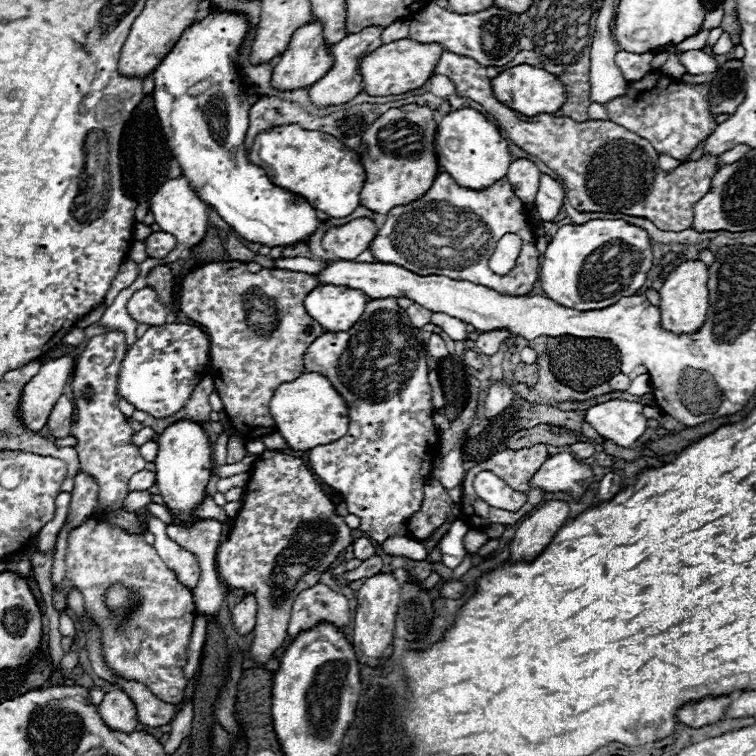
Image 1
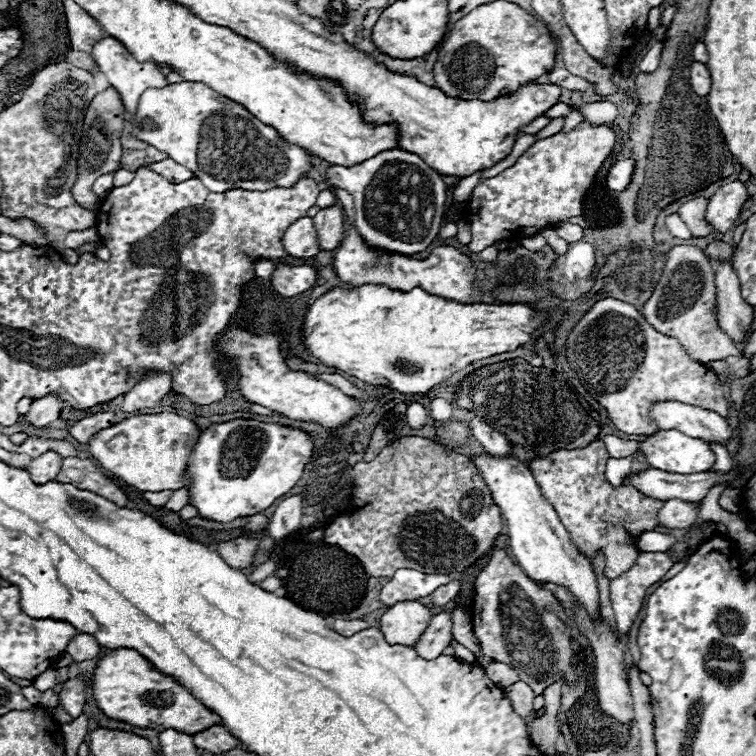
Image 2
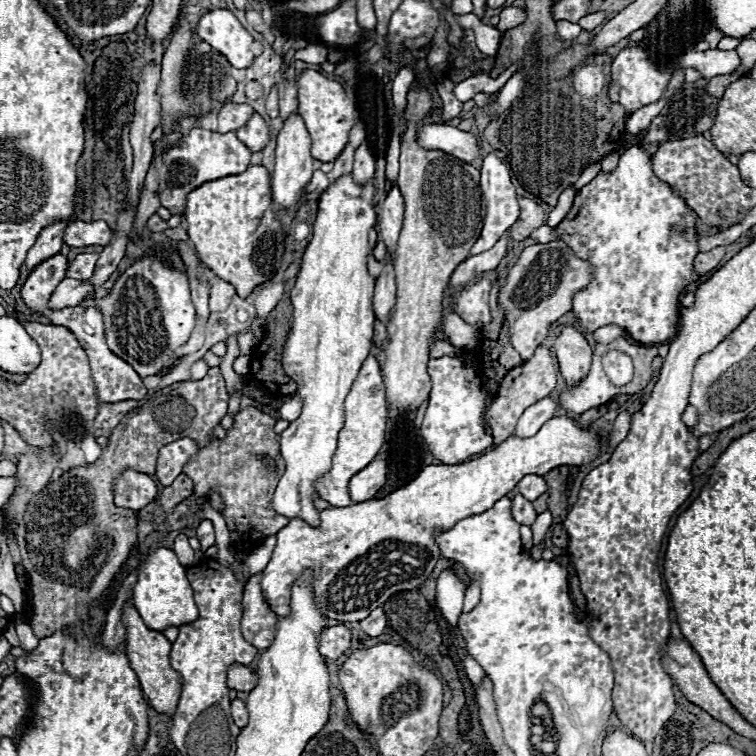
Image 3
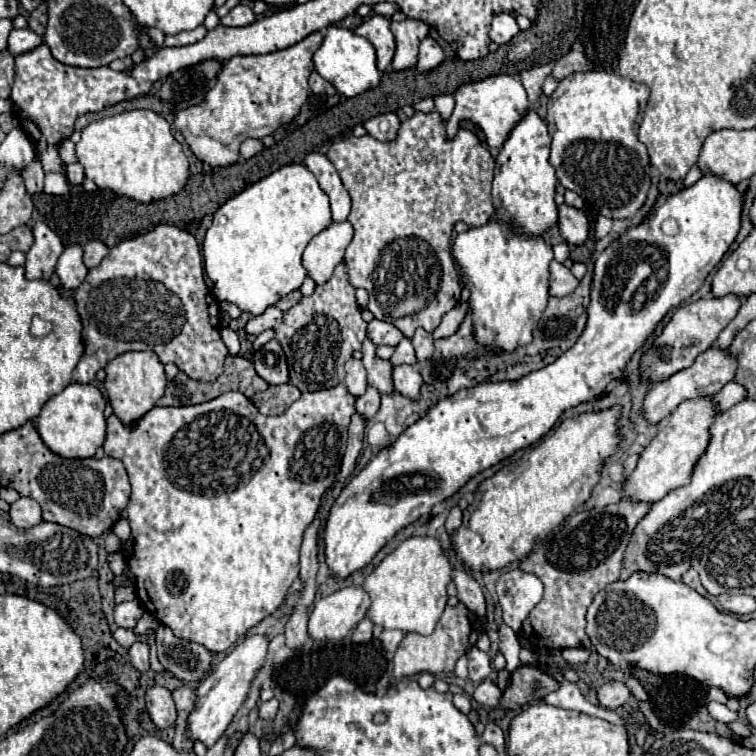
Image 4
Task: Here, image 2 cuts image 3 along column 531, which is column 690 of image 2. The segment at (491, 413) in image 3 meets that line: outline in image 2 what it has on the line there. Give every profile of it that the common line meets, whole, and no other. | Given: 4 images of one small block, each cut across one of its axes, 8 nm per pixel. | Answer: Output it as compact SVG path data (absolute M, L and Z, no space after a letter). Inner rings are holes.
M616 298L596 302L572 328L566 356L584 388L606 408L612 424L626 434L654 436L660 428L650 418L650 406L664 400L702 406L704 410L718 412L722 418L730 416L718 376L692 360L678 340L656 332L628 302Z

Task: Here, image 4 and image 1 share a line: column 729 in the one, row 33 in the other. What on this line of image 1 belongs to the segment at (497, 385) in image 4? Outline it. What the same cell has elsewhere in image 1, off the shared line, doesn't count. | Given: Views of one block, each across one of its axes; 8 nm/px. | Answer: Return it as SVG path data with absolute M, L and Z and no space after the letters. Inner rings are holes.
M210 12L200 22L188 26L180 34L174 48L162 58L162 62L154 70L154 82L156 82L154 108L158 112L168 146L182 168L182 176L188 178L188 182L194 186L194 190L198 190L200 198L206 204L214 206L214 210L222 216L226 224L230 224L244 240L250 242L258 242L270 248L294 246L298 242L304 242L318 228L320 222L316 218L316 210L308 206L306 200L298 198L296 194L290 194L288 190L274 186L262 168L248 162L244 136L248 130L250 102L244 100L244 84L240 80L238 62L236 62L240 58L240 48L248 32L250 32L250 22L240 12ZM206 76L212 78L210 88L204 94L192 98L188 94L188 88L204 80Z

